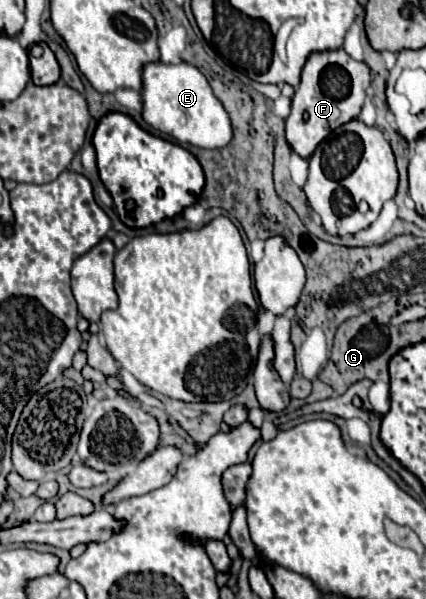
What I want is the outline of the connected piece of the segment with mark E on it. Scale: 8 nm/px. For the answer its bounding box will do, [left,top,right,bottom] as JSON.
[143,62,231,148]

